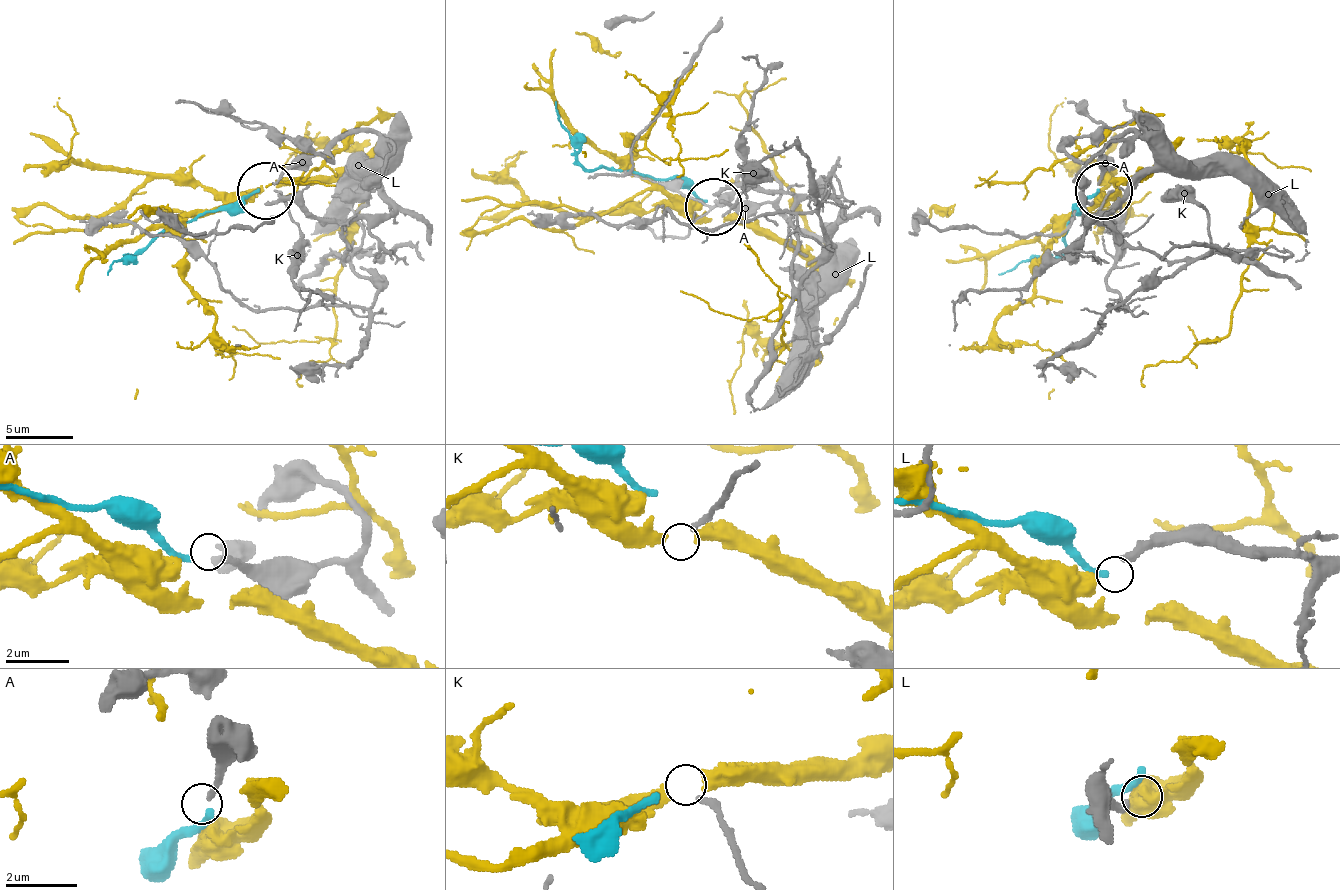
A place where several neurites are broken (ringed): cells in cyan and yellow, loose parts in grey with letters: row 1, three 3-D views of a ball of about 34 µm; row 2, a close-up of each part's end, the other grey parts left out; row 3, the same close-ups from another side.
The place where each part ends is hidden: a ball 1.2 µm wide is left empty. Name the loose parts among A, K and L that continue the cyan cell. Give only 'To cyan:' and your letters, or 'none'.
To cyan: A

